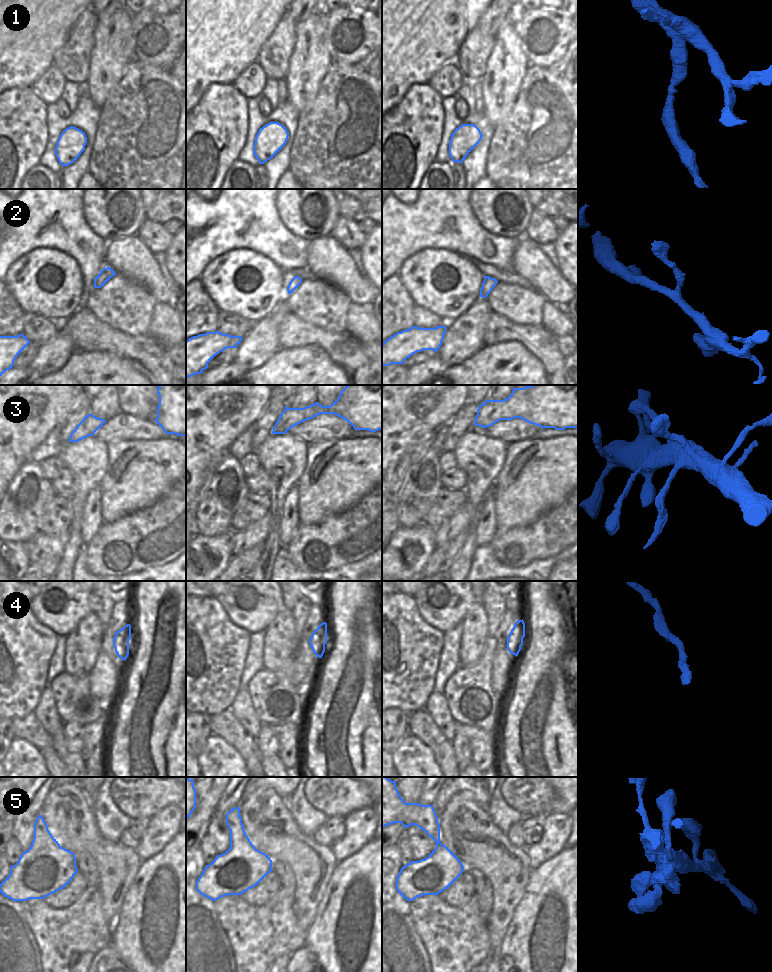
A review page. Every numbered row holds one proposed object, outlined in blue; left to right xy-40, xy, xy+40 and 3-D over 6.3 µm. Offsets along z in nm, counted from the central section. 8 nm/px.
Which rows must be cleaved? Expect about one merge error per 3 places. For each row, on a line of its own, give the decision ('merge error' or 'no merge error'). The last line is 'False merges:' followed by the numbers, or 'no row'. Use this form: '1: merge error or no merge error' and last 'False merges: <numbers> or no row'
1: no merge error
2: no merge error
3: merge error
4: no merge error
5: no merge error
False merges: 3

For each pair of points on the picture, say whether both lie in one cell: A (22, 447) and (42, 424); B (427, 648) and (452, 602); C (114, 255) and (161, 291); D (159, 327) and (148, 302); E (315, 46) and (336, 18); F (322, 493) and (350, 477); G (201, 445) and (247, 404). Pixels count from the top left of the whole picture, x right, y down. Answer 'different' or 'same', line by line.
A: same
B: different
C: same
D: different
E: different
F: same
G: same

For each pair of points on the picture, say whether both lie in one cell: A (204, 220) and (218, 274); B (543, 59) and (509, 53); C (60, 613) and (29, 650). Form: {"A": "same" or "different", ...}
{"A": "different", "B": "different", "C": "different"}

